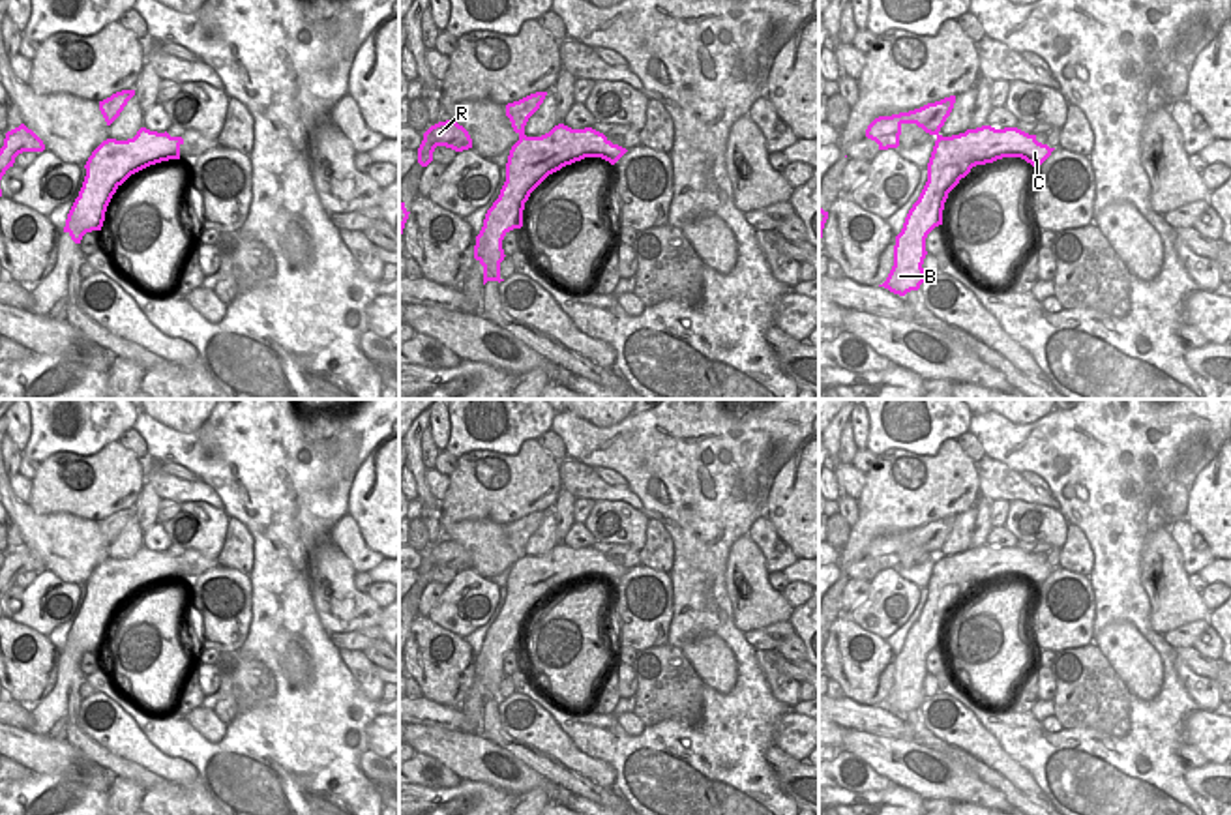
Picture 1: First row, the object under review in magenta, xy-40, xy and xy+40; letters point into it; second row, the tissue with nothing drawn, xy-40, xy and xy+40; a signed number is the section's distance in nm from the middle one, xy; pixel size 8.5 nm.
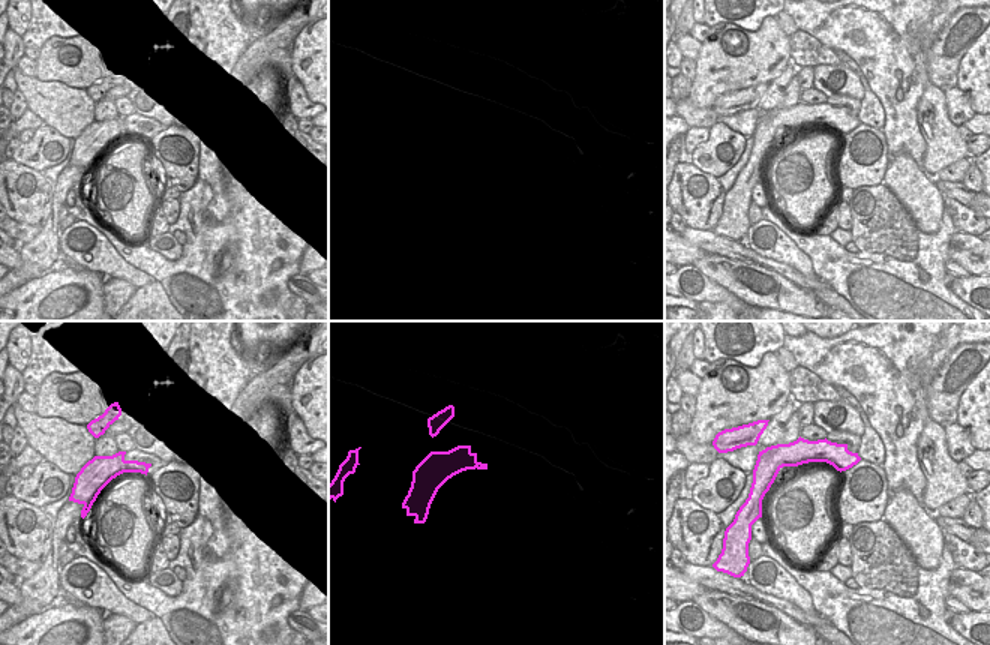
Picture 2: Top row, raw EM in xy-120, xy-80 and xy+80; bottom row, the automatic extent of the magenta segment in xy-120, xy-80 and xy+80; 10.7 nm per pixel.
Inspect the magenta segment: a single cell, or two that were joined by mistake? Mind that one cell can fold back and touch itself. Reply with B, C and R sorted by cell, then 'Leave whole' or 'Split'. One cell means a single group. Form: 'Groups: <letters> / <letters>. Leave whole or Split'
Groups: B C / R. Split.

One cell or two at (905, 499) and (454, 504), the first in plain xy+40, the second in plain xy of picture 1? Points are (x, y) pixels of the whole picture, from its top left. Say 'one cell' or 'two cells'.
one cell

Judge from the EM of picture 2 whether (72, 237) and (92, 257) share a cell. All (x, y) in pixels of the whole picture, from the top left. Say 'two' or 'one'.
one

